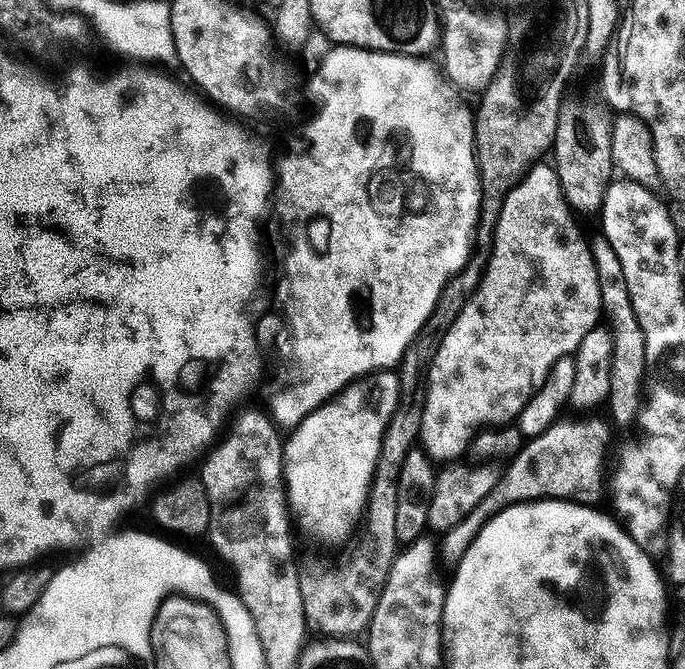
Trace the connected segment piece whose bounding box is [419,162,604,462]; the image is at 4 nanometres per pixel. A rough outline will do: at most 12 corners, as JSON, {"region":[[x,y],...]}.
{"region":[[551,163],[504,196],[428,367],[419,443],[455,461],[601,323]]}

